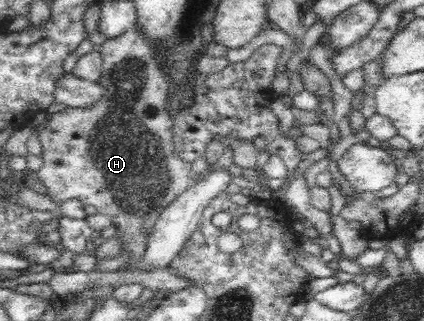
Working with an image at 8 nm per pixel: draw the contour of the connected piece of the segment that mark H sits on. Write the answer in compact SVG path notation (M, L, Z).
M135 27L106 40L99 52L103 71L97 84L103 87L103 93L96 103L88 107L65 107L47 116L43 129L38 133L44 163L37 171L37 177L56 204L77 200L83 205L93 205L111 220L111 225L117 229L115 236L123 238L121 249L115 256L122 256L127 261L111 272L130 272L139 270L150 230L160 213L195 181L191 179L192 162L183 161L175 149L172 138L174 123L166 110L171 76L163 72L151 42Z

